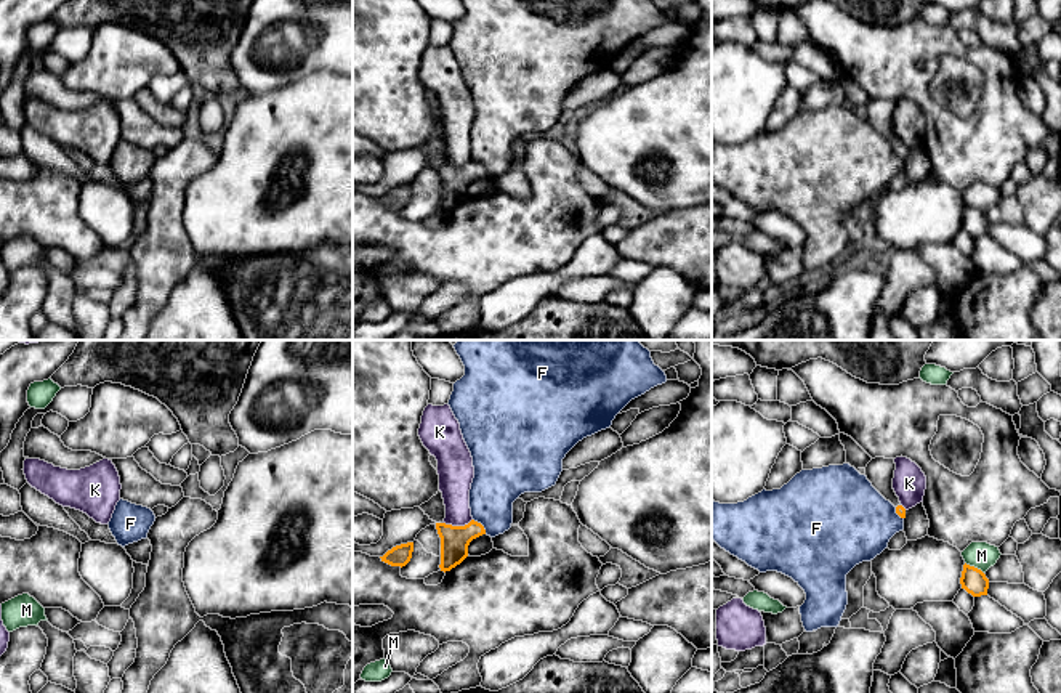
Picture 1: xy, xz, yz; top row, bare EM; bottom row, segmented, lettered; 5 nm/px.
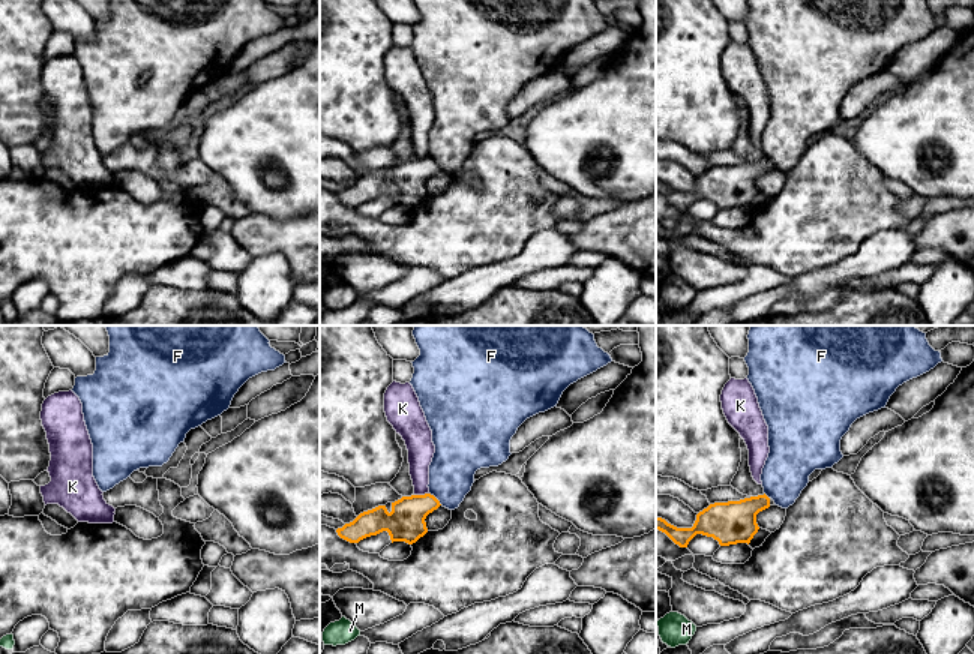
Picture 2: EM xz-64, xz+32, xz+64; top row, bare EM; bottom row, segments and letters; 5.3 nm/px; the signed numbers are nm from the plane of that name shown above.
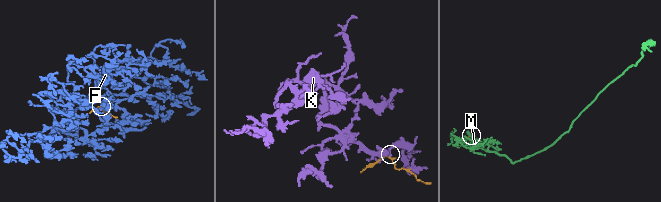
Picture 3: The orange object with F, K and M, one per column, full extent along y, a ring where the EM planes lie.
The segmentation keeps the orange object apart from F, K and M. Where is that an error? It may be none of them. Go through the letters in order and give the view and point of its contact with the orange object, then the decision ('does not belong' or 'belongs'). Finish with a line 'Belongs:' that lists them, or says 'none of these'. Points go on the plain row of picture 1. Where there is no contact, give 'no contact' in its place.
F: xz (481, 166) | does not belong
K: xz (457, 167) | does not belong
M: yz (973, 207) | does not belong
Belongs: none of these

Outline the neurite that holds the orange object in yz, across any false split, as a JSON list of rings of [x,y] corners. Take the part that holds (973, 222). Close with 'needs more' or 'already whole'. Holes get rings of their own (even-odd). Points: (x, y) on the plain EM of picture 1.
[[[966,204],[963,205],[960,225],[962,229],[965,229],[973,237],[987,236],[989,220],[981,210],[970,207]]] | already whole

